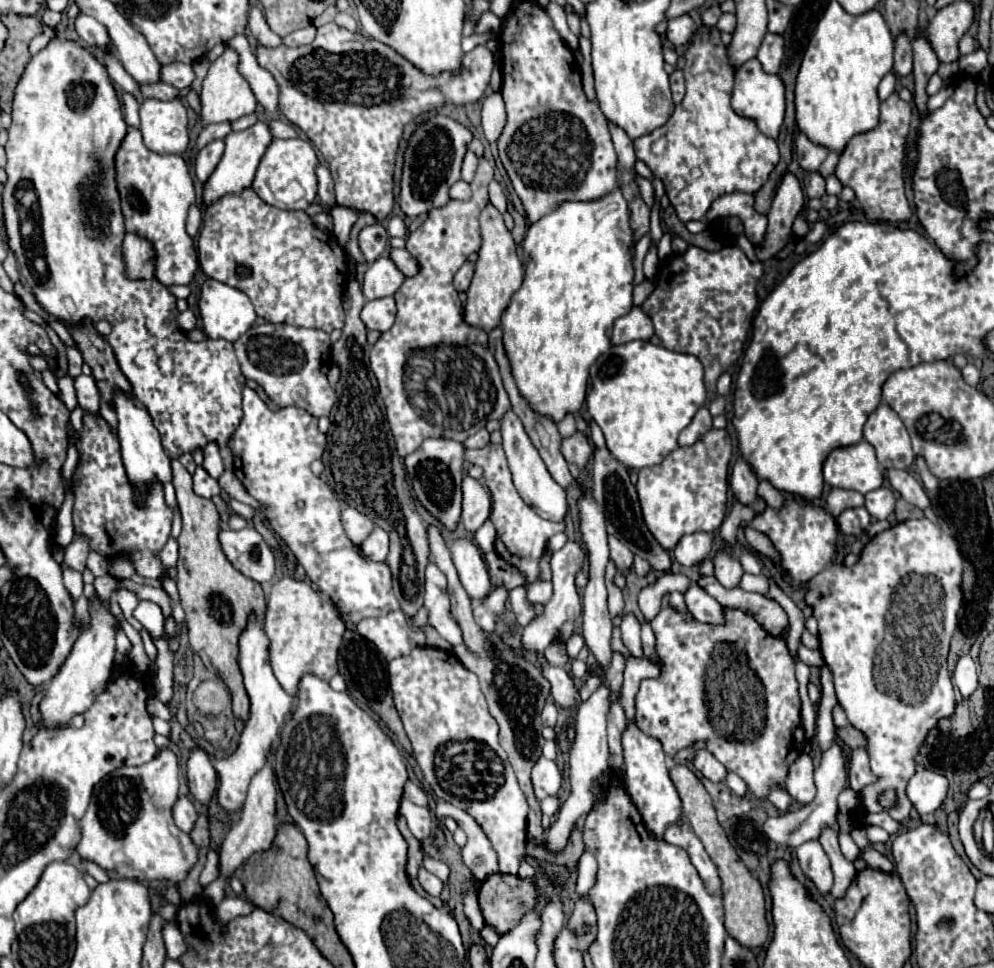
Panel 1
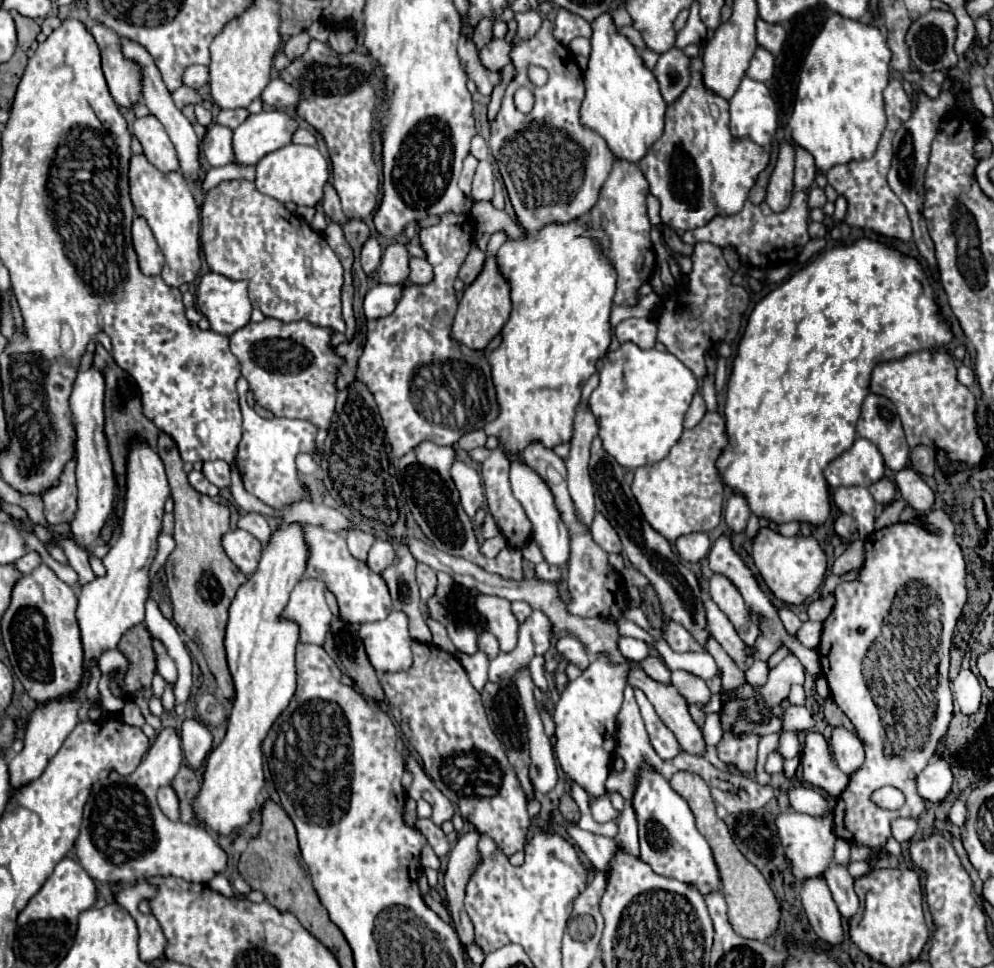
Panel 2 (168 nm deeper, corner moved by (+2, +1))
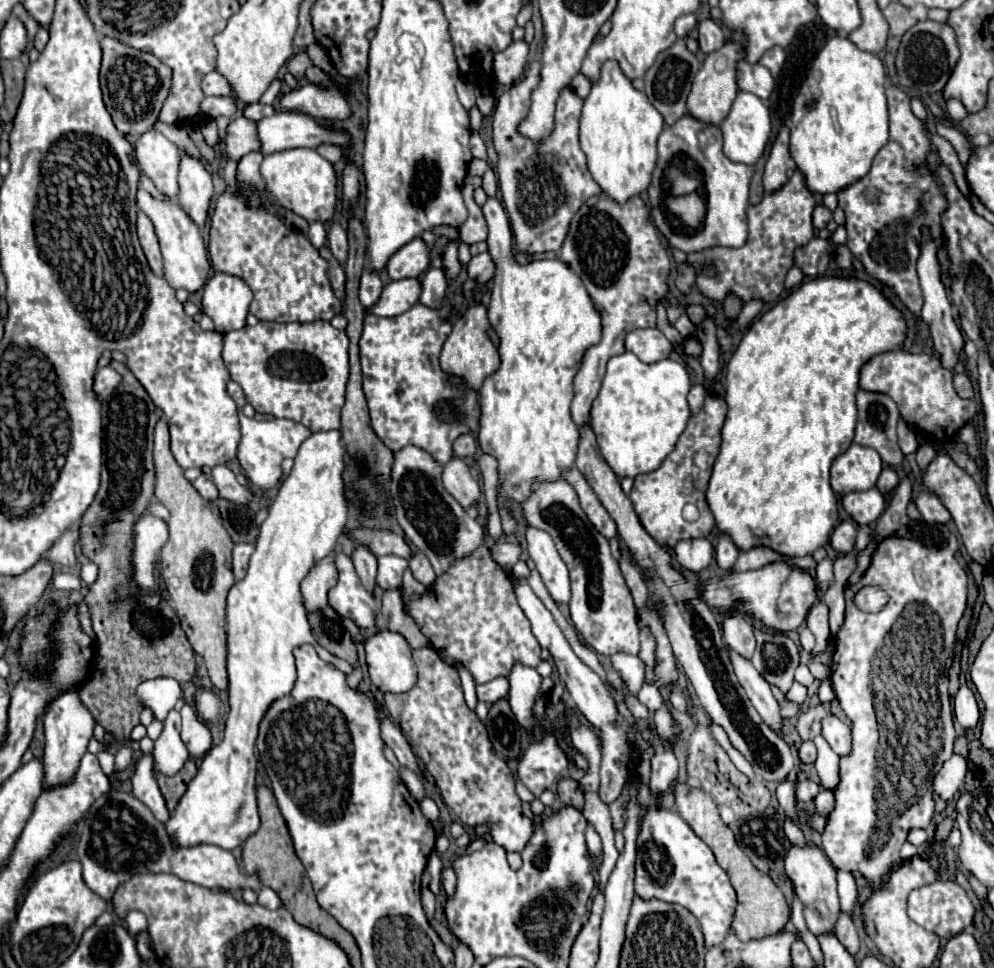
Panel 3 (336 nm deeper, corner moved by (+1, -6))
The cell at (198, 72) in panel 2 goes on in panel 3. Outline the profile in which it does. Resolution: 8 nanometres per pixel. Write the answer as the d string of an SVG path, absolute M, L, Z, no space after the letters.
M216 70L204 76L204 80L202 80L202 92L206 96L230 96L232 94L232 90L228 88L228 82Z

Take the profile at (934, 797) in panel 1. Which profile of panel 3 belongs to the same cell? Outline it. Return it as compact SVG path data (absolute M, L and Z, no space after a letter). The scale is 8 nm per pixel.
M954 754L950 760L944 762L940 772L934 776L934 794L944 802L950 802L954 794L962 788L966 776L966 760Z

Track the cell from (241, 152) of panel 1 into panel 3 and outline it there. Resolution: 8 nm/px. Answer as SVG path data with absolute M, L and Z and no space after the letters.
M276 112L268 118L262 118L256 126L256 136L264 156L292 148L316 148L322 142L338 146L350 142L344 132L326 130L310 116L300 112Z

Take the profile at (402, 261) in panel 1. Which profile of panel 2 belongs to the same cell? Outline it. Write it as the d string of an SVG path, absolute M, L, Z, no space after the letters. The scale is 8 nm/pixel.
M413 257L411 259L409 281L415 283L415 285L427 285L427 283L431 283L433 281L433 269L431 269L431 265L425 259Z

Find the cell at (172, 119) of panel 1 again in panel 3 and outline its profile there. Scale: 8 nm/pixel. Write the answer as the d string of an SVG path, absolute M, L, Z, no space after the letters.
M158 130L144 132L136 144L136 164L142 174L146 174L156 188L168 196L178 196L178 148Z

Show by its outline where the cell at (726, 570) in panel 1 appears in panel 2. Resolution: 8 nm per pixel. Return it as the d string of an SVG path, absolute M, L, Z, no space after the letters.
M713 575L711 585L709 585L709 593L711 593L711 599L717 603L717 607L735 625L735 631L739 633L739 637L747 645L753 645L759 635L759 627L751 621L745 601L743 601L741 593L735 589L735 585L723 575Z

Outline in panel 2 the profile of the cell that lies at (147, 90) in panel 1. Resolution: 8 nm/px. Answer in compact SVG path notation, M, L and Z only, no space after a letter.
M183 85L183 87L179 87L179 89L173 93L173 101L175 101L175 105L177 105L179 109L183 109L185 105L197 105L197 103L201 103L203 97L201 97L195 89Z

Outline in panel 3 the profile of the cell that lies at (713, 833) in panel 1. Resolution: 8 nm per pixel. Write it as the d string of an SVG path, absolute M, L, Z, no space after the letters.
M676 784L674 796L676 796L676 810L692 826L692 830L710 846L718 864L726 870L726 874L738 894L738 906L736 906L734 920L732 920L732 930L736 932L736 936L744 942L750 942L750 940L778 934L790 918L790 910L784 900L784 894L776 888L776 884L772 882L772 878L768 874L752 868L752 862L748 860L748 856L744 856L744 852L740 852L740 846L736 844L732 830L720 820L720 814L718 814L718 808L716 808L716 802L712 800L712 796L708 796L704 790L692 788L688 784Z

